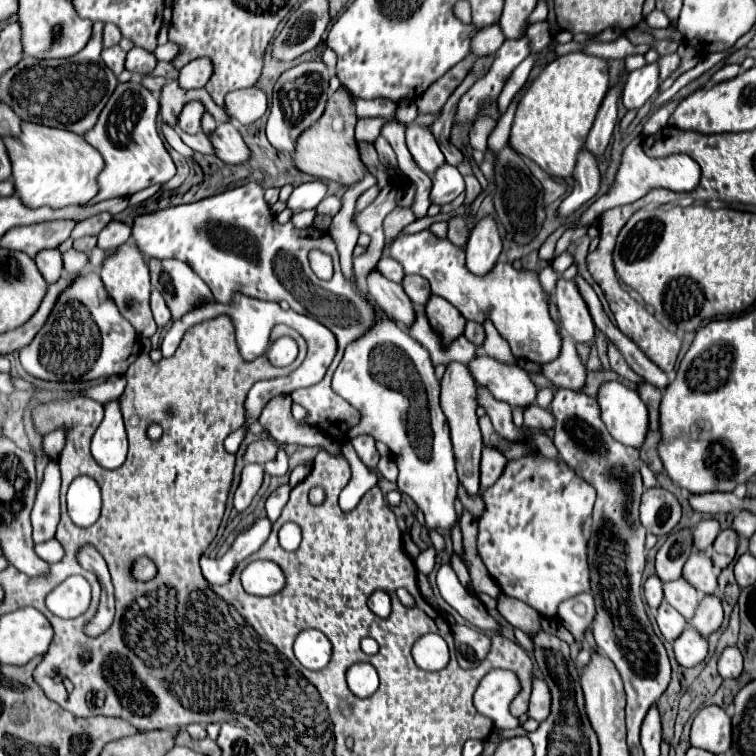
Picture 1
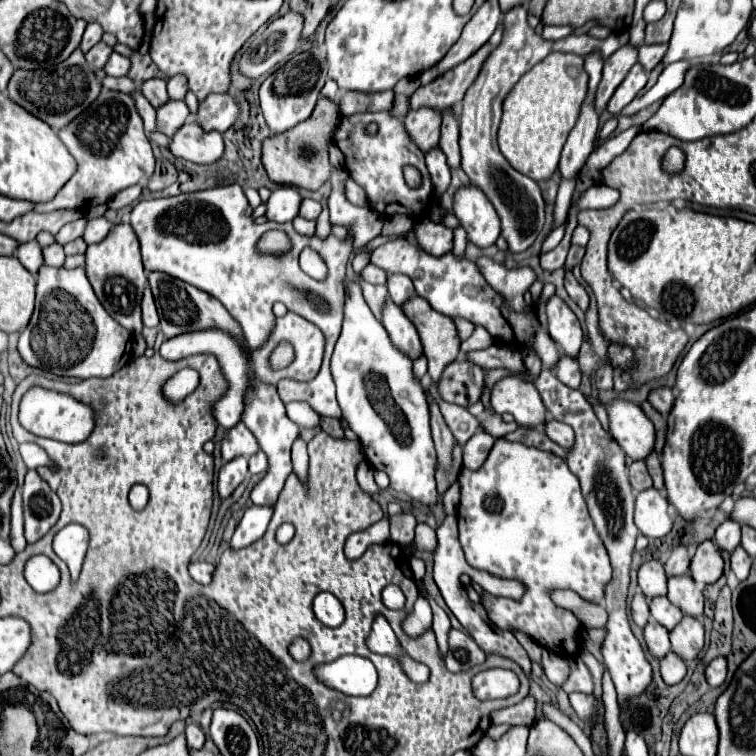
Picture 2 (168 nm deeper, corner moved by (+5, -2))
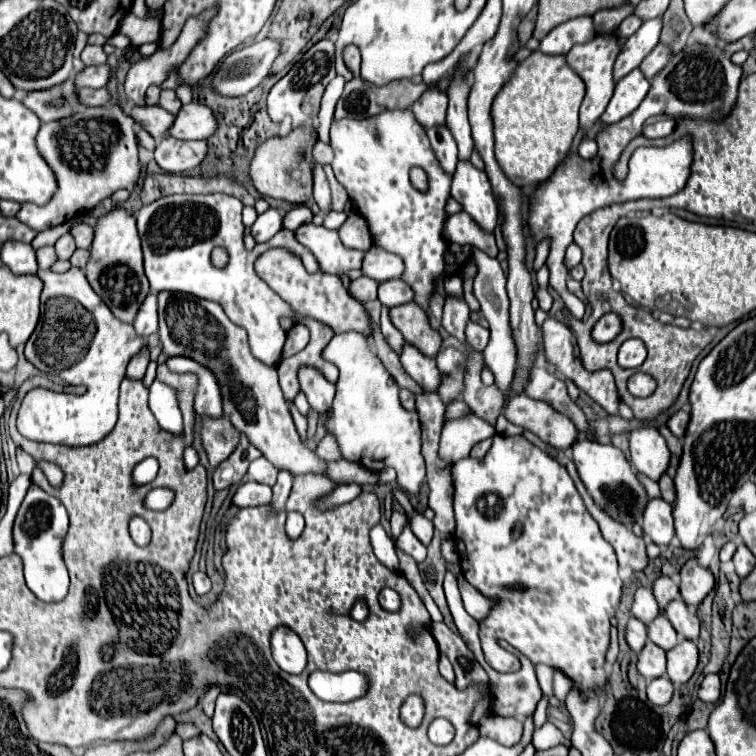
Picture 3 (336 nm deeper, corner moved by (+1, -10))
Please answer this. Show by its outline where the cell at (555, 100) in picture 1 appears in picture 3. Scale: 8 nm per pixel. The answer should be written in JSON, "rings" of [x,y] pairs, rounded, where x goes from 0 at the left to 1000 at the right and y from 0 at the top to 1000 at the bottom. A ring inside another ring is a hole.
{"rings":[[[705,69],[687,85],[681,101],[655,127],[649,143],[655,159],[655,209],[679,243],[716,243],[747,212],[766,172],[763,153],[771,130],[771,106],[750,87],[747,74]]]}

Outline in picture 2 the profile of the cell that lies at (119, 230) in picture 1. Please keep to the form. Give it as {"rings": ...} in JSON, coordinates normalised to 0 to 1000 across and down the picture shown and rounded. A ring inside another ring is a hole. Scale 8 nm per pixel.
{"rings":[[[134,286],[134,288],[126,288],[126,291],[118,291],[118,294],[115,294],[115,302],[112,302],[112,307],[110,307],[110,317],[112,317],[115,323],[134,320],[147,302],[149,302],[149,296],[147,296],[142,288],[136,288],[136,286]]]}

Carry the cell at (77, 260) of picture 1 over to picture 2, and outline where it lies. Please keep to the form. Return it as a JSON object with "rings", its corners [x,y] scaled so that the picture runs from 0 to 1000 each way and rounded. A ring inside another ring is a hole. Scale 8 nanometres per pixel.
{"rings":[[[67,323],[67,325],[60,325],[57,328],[57,347],[62,352],[83,352],[83,344],[86,344],[86,336],[83,336],[83,325],[81,323]]]}

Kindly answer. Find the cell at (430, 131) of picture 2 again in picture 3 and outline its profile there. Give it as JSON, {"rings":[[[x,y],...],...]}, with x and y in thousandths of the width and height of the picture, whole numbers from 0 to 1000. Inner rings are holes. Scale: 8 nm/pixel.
{"rings":[[[565,122],[565,127],[560,127],[560,132],[552,132],[544,140],[544,146],[560,169],[586,167],[589,146],[591,146],[591,127],[586,127],[586,122]]]}

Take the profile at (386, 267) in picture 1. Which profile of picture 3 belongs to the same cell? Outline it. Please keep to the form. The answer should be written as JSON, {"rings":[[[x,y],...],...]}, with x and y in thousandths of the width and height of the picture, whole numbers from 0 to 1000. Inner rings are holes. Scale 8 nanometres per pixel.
{"rings":[[[478,365],[472,370],[464,373],[464,389],[467,394],[478,397],[478,399],[488,399],[488,397],[496,397],[499,394],[499,370],[491,370],[485,365]]]}

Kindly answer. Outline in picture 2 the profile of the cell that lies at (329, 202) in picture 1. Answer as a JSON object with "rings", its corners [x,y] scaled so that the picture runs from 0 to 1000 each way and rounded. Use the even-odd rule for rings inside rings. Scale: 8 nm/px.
{"rings":[[[409,262],[401,265],[401,270],[396,275],[396,286],[406,288],[406,291],[417,291],[422,286],[422,280],[425,280],[425,270],[419,265],[409,265]]]}

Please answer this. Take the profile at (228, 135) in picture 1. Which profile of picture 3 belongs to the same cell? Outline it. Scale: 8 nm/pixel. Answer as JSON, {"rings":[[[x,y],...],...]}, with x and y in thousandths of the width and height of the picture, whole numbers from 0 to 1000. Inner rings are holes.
{"rings":[[[229,180],[216,183],[205,196],[205,214],[218,228],[258,225],[274,209],[274,185],[234,185]]]}

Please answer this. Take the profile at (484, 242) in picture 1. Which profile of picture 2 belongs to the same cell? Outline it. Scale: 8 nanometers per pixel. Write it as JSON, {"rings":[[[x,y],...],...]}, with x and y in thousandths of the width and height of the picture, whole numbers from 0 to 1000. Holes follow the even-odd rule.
{"rings":[[[615,243],[602,254],[599,283],[615,302],[620,320],[644,328],[660,315],[660,286],[644,259],[639,259],[628,243]]]}

